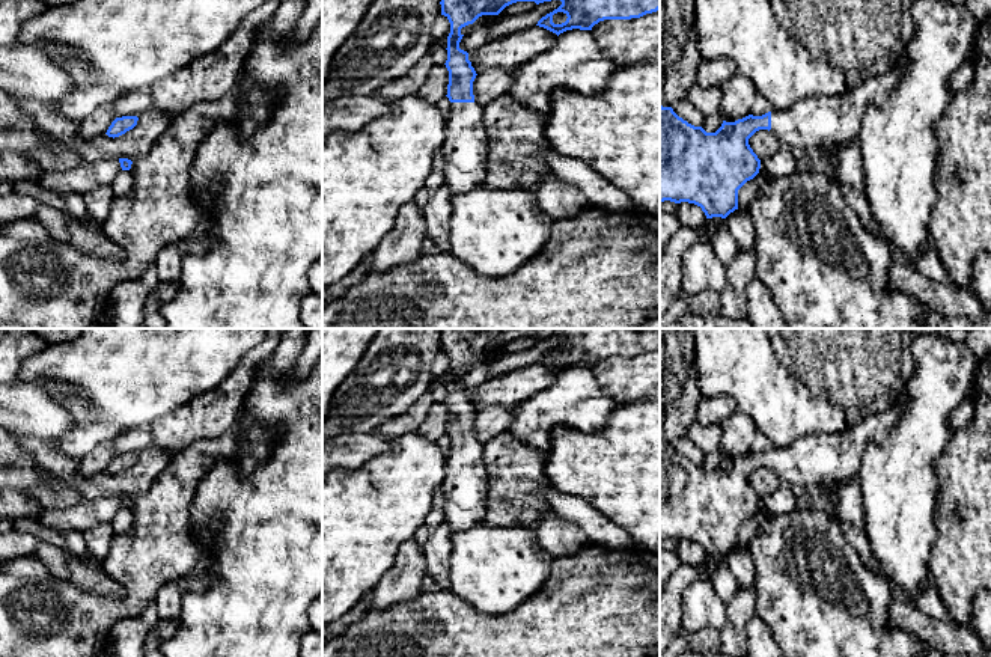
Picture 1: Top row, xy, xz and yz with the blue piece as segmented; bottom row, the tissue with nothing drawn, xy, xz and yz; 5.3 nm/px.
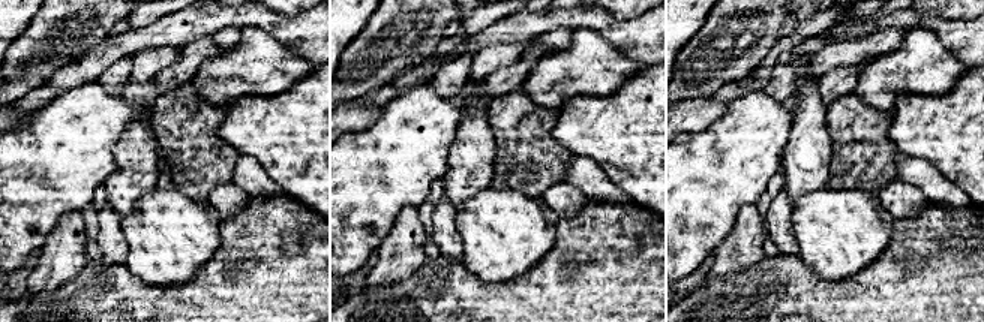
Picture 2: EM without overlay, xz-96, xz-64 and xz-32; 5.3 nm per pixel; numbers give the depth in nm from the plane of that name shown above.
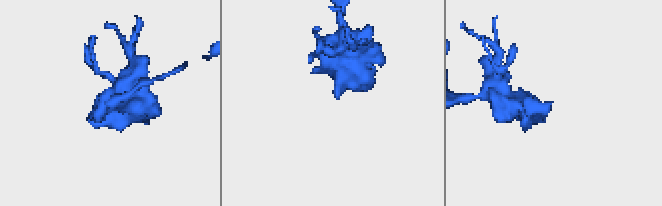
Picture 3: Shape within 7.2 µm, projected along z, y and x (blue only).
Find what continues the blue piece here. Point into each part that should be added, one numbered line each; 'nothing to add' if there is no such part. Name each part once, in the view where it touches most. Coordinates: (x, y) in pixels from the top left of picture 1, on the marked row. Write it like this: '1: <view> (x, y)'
1: xz (466, 146)

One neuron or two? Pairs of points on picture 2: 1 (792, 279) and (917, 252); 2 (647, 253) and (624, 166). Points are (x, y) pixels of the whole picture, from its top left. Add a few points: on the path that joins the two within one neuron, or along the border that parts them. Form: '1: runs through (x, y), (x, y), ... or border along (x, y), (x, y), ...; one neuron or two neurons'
1: runs through (824, 292), (876, 292), (885, 283); one neuron
2: border along (630, 199), (650, 210); two neurons

